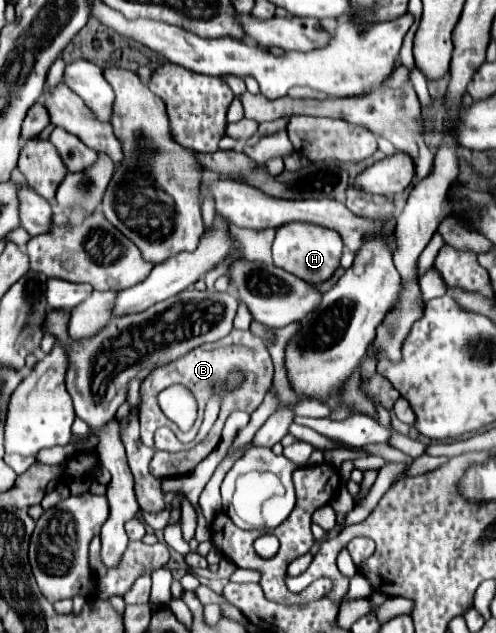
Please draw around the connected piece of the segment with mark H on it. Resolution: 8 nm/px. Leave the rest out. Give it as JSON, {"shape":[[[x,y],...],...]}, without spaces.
{"shape":[[[288,222],[276,230],[272,256],[276,266],[302,278],[304,282],[312,282],[314,286],[318,286],[326,282],[340,266],[342,248],[344,244],[340,234],[336,234],[336,230],[330,230],[318,224],[308,224],[308,222]]]}

